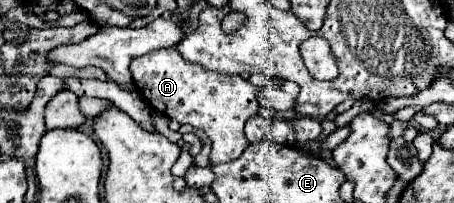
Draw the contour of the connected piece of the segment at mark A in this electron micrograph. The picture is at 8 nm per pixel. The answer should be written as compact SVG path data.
M177 48L155 50L145 56L133 58L131 74L137 90L143 94L153 110L177 120L179 124L191 124L193 128L207 134L207 138L211 140L209 160L213 164L237 160L249 146L243 126L253 114L257 114L259 108L259 88L253 86L249 80L243 80L241 76L213 74L203 66L185 62Z

